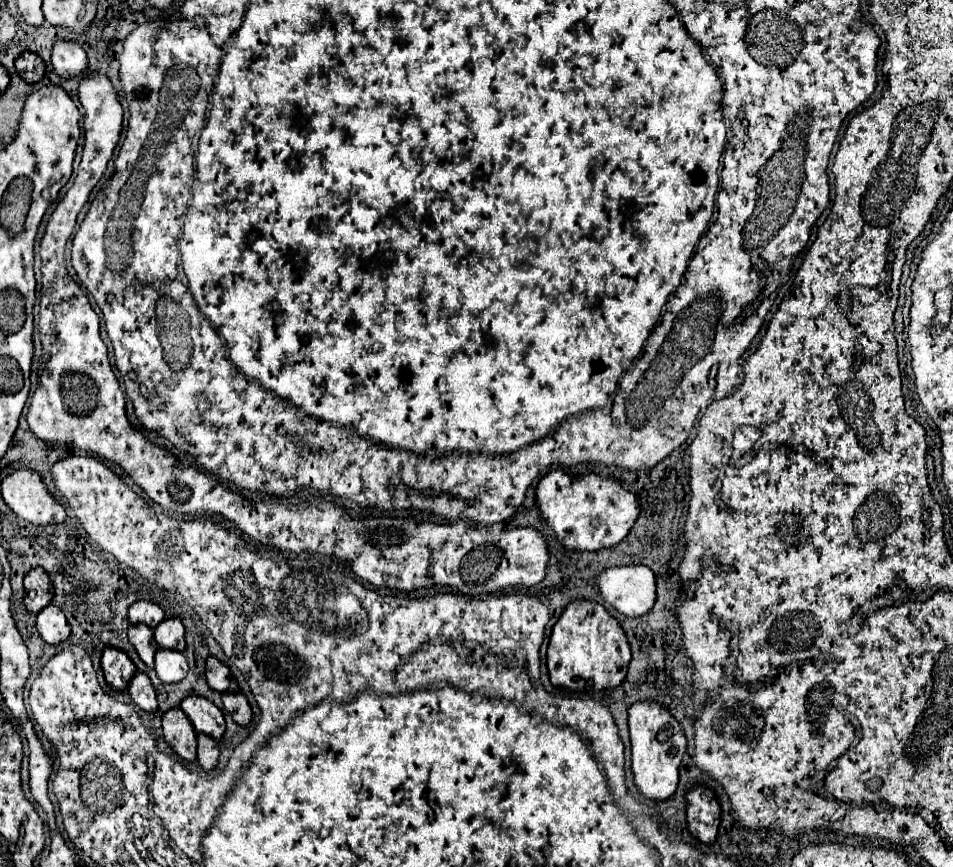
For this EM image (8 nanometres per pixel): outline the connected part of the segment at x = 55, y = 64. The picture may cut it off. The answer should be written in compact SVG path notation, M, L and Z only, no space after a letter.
M58 40L52 50L52 68L64 80L82 76L88 68L86 52L76 42Z

